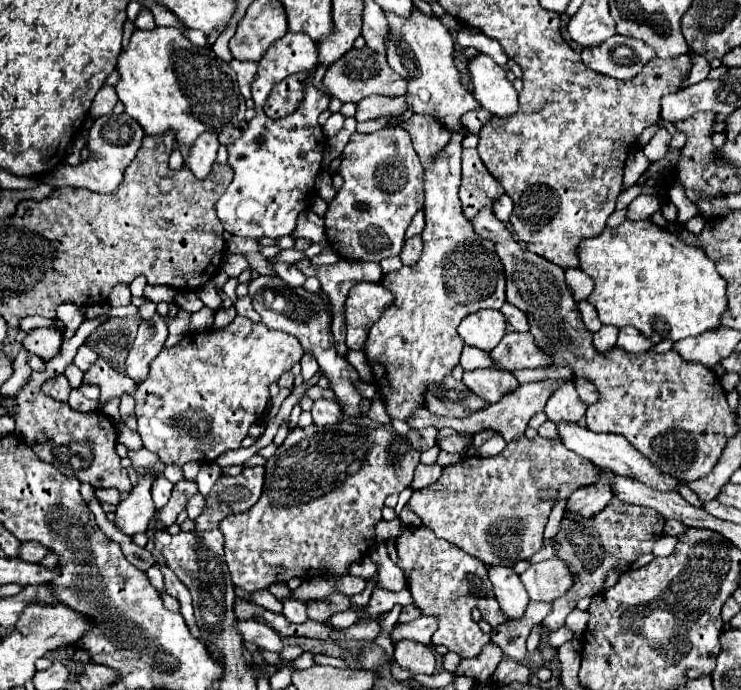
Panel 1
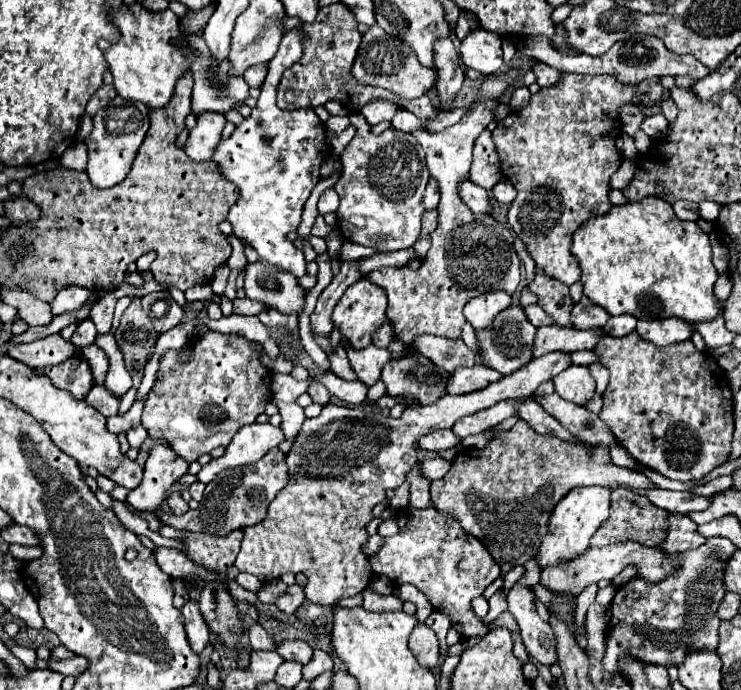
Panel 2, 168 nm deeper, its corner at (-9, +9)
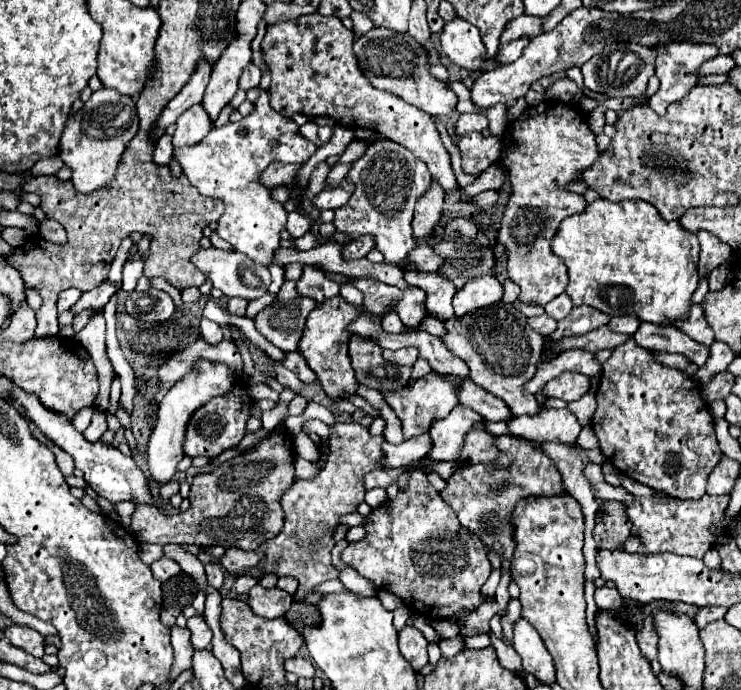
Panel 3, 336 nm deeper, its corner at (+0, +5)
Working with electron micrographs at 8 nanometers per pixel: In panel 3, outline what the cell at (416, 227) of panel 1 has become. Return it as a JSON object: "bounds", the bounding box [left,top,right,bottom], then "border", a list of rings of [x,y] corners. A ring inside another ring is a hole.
{"bounds":[414,160,432,196],"border":[[[416,160],[416,166],[414,166],[414,184],[418,188],[418,196],[422,196],[426,192],[430,182],[432,182],[432,176],[430,176],[426,164],[422,160]]]}

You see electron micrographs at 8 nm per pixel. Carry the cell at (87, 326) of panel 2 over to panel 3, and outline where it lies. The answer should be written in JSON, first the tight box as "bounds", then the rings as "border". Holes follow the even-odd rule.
{"bounds":[72,308,102,332],"border":[[[90,308],[90,310],[86,310],[86,312],[80,312],[78,316],[74,316],[74,322],[72,322],[74,330],[76,330],[76,332],[78,332],[78,330],[82,330],[82,328],[88,324],[88,320],[90,320],[94,314],[98,314],[98,312],[102,312],[102,308],[100,308],[100,310],[94,310],[94,308]]]}

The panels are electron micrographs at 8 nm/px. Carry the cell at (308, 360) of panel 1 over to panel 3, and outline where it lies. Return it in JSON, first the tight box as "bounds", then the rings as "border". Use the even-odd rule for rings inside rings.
{"bounds":[342,236,374,260],"border":[[[360,236],[358,240],[350,240],[350,242],[342,248],[342,258],[344,258],[344,260],[364,258],[372,248],[374,248],[374,236]]]}

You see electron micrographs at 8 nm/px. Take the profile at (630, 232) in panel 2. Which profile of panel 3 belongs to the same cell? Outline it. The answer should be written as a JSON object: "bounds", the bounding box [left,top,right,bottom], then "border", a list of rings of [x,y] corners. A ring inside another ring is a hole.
{"bounds":[552,200,700,324],"border":[[[594,200],[592,204],[588,204],[584,208],[582,214],[574,214],[574,216],[568,216],[560,222],[558,226],[558,232],[552,240],[552,250],[556,256],[560,256],[568,268],[568,286],[566,286],[566,294],[570,296],[572,304],[574,306],[592,306],[604,314],[610,314],[610,316],[624,316],[624,314],[636,314],[642,322],[652,322],[652,324],[662,324],[664,320],[678,320],[678,318],[686,318],[688,316],[688,308],[690,308],[690,298],[692,298],[692,292],[698,288],[698,270],[696,270],[696,260],[698,260],[698,252],[700,252],[700,246],[698,246],[698,238],[696,234],[690,234],[686,232],[678,222],[666,222],[662,220],[662,216],[658,214],[658,210],[644,202],[644,200],[626,200],[626,202],[610,202],[610,200]]]}

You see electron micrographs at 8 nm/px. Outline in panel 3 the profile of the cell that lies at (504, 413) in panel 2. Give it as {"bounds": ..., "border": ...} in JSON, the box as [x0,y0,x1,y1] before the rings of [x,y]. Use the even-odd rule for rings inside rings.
{"bounds":[420,406,484,474],"border":[[[456,406],[448,418],[434,422],[430,430],[430,440],[432,440],[432,450],[430,456],[424,456],[420,462],[420,468],[430,474],[432,466],[430,462],[448,462],[448,460],[458,460],[460,450],[462,450],[462,440],[468,434],[468,430],[476,424],[482,422],[484,418],[476,414],[472,408],[466,406]]]}

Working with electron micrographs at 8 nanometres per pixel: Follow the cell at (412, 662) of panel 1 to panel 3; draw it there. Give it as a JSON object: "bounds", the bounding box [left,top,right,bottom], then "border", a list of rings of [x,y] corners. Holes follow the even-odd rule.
{"bounds":[398,624,428,672],"border":[[[408,624],[398,632],[398,638],[400,638],[400,652],[410,662],[410,666],[416,672],[424,668],[428,664],[428,652],[426,652],[428,640],[422,636],[422,632]]]}

